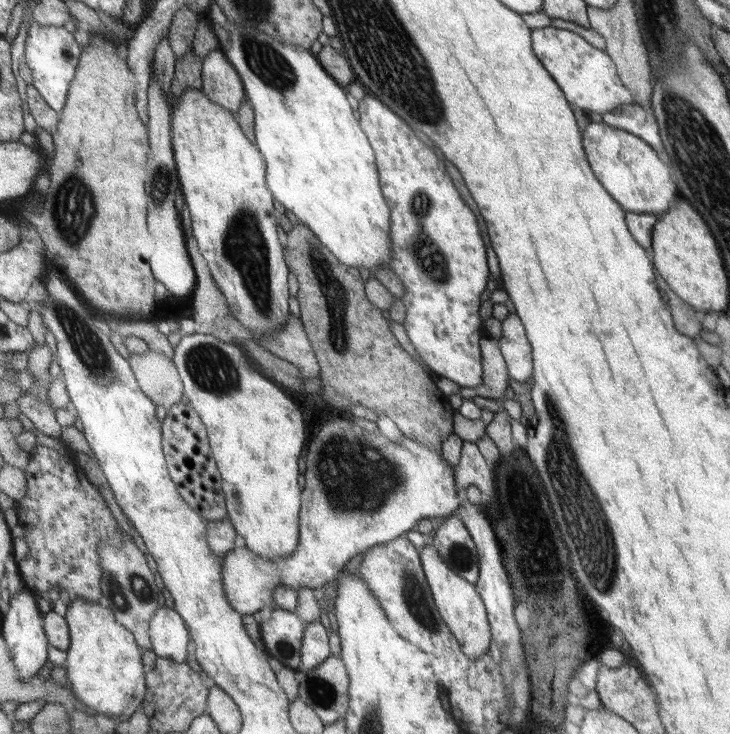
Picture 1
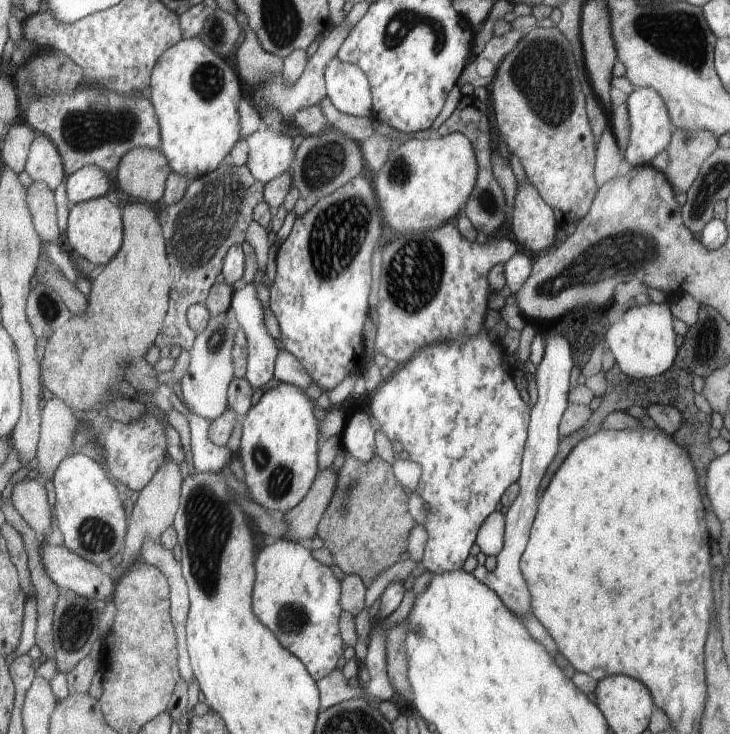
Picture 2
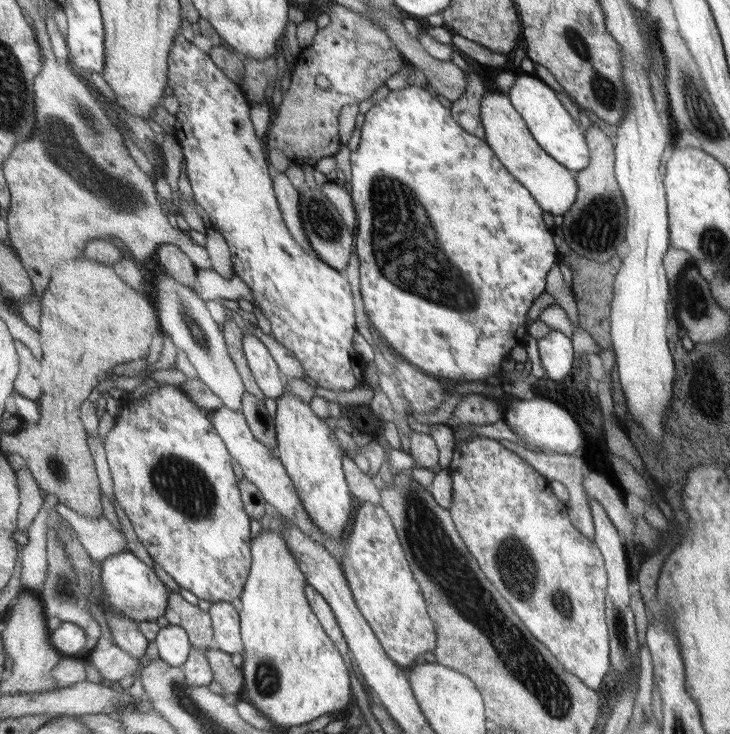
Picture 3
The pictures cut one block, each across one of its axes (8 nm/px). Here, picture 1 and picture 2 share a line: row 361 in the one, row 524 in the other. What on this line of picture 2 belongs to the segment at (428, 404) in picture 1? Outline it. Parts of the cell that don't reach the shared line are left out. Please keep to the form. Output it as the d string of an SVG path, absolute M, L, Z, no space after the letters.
M345 455L336 474L336 490L317 523L316 534L329 550L340 575L357 575L368 587L379 572L399 562L399 554L405 550L405 536L415 522L405 510L407 496L403 488L391 474L391 466L380 457L361 462Z

